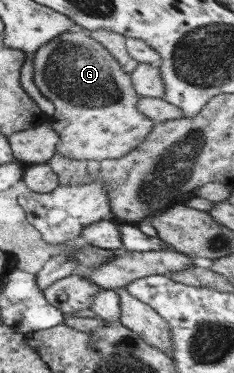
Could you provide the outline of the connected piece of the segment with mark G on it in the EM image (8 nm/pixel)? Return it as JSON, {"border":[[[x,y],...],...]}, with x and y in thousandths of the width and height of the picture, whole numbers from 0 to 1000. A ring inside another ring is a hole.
{"border":[[[329,75],[299,86],[265,86],[256,97],[188,115],[141,145],[141,182],[145,231],[231,284],[209,327],[222,349],[248,359],[235,410],[256,418],[308,429],[500,426],[590,391],[658,335],[641,316],[624,316],[581,290],[594,257],[556,225],[551,198],[521,190],[504,164],[423,113],[380,102],[376,86],[359,80]]]}

